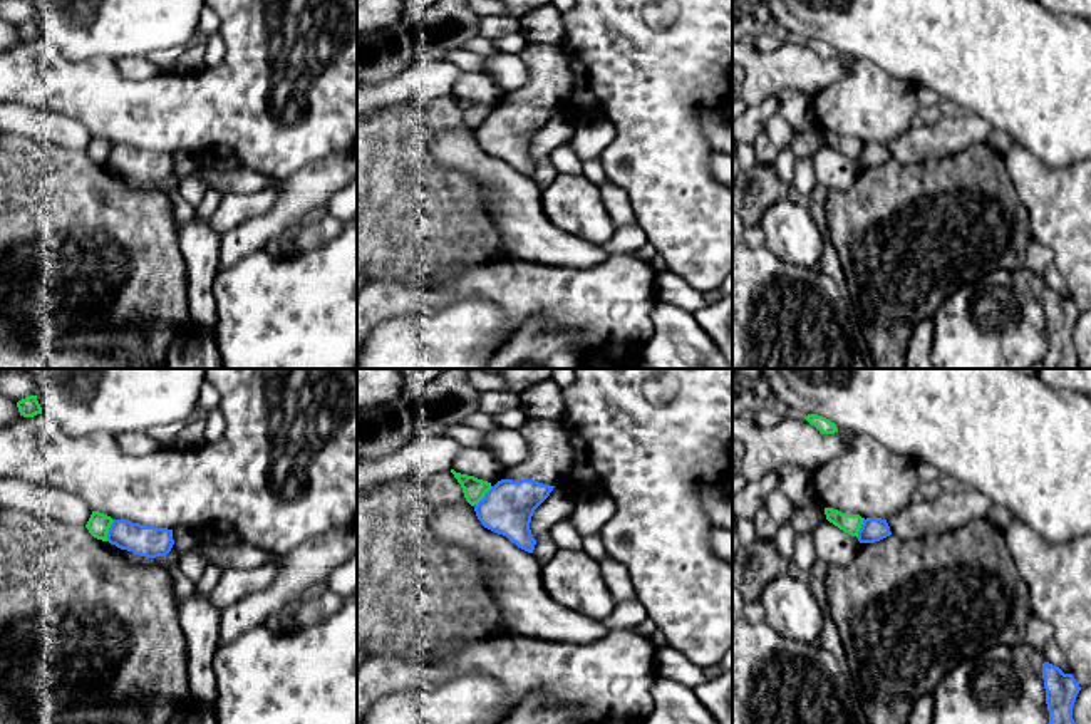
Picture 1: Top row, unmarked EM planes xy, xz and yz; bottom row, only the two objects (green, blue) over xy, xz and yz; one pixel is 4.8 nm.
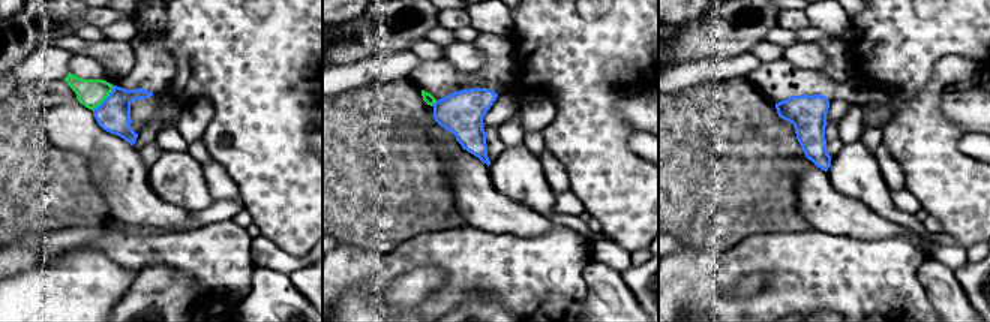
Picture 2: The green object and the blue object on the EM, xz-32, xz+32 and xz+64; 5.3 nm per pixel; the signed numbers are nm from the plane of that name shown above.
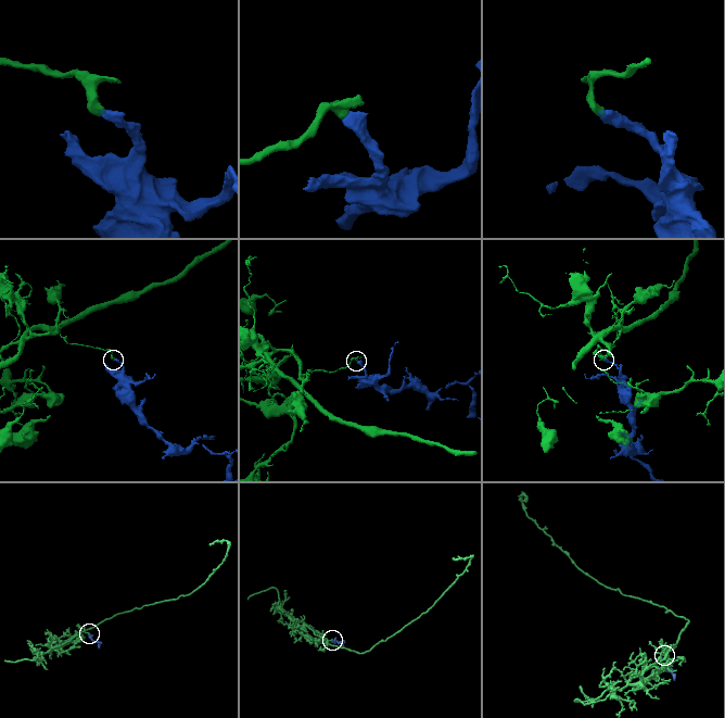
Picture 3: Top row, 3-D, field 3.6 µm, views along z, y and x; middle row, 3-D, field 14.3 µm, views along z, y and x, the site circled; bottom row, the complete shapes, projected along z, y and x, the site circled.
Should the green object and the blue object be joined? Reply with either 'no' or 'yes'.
no

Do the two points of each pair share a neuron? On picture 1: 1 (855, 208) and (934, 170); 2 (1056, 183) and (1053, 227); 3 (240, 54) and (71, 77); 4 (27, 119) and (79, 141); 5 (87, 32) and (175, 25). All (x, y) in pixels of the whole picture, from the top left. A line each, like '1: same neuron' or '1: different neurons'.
1: same neuron
2: same neuron
3: same neuron
4: same neuron
5: same neuron

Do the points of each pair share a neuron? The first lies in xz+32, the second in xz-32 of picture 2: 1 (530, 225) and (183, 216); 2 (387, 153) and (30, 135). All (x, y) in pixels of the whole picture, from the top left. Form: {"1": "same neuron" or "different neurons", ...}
{"1": "same neuron", "2": "same neuron"}

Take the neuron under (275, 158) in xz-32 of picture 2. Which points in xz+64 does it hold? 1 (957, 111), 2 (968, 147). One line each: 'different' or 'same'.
1: different
2: different

